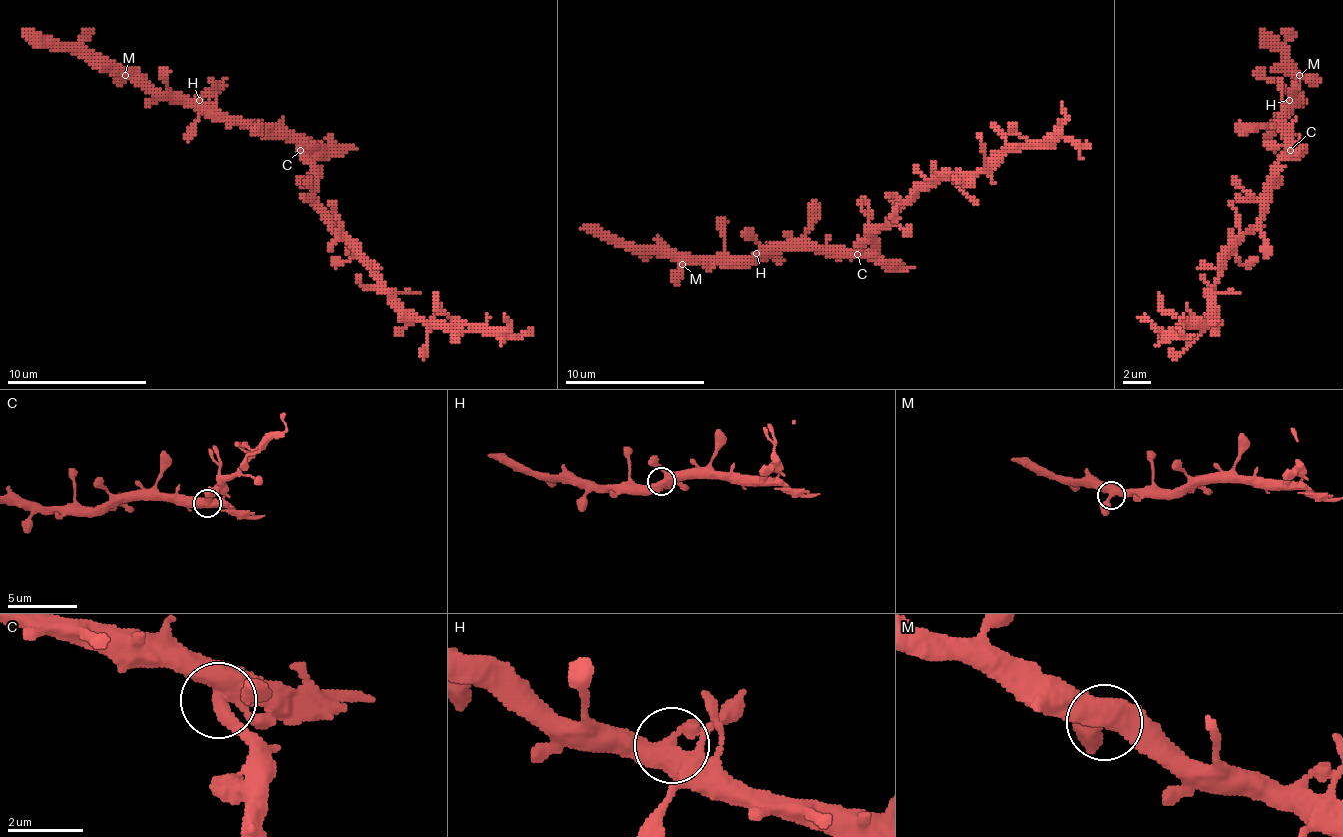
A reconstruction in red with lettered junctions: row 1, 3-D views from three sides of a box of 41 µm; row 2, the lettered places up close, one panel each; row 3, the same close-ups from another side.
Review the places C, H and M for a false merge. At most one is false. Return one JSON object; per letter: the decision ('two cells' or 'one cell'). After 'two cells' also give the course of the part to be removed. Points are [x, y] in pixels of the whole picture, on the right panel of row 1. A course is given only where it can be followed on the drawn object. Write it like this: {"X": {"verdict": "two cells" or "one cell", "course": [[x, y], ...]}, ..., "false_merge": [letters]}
{"C": {"verdict": "two cells", "course": [[1289, 149], [1278, 163], [1268, 212], [1225, 258], [1211, 310], [1173, 335], [1180, 328]]}, "H": {"verdict": "one cell"}, "M": {"verdict": "one cell"}, "false_merge": ["C"]}

